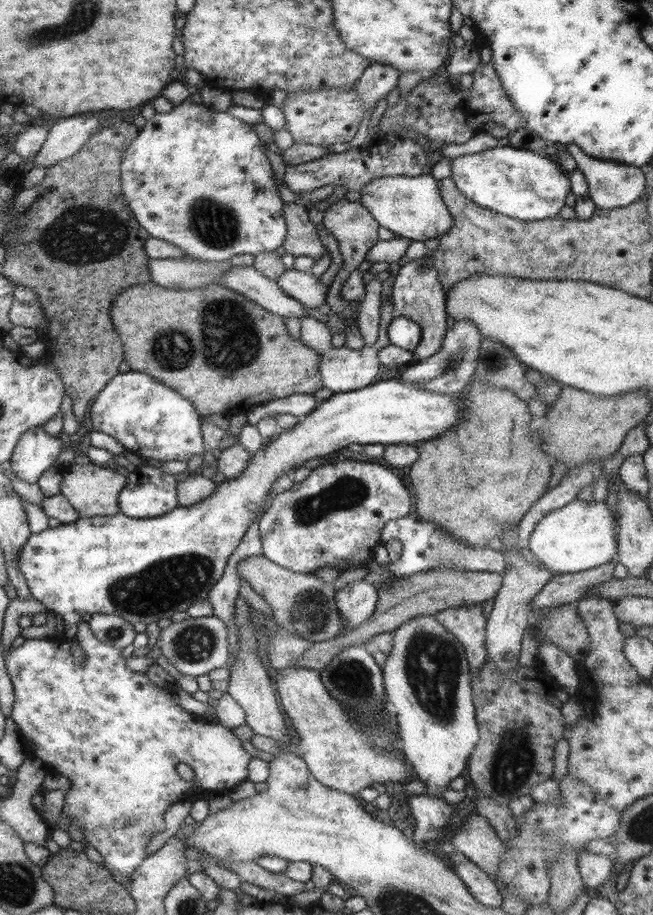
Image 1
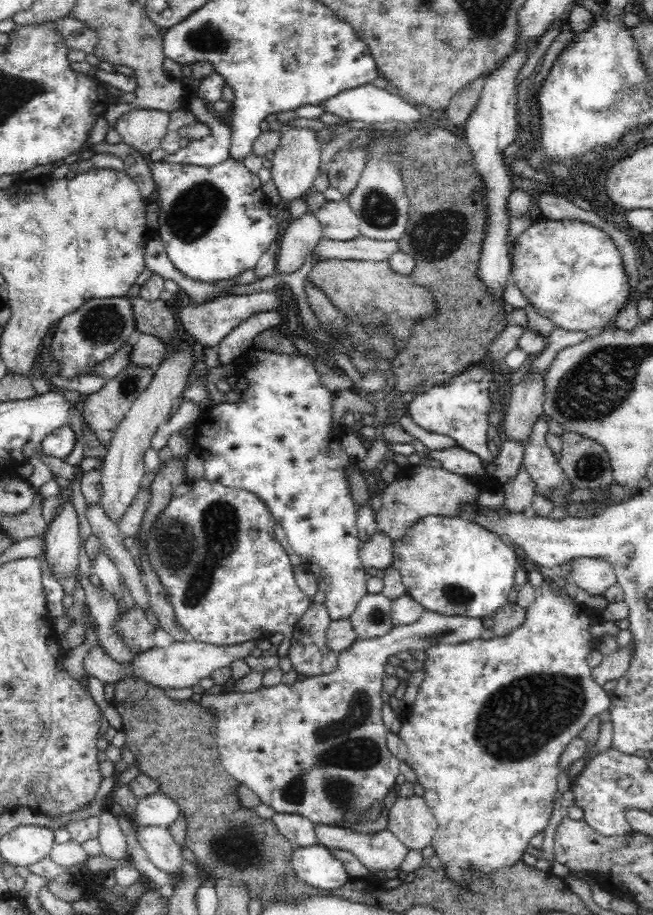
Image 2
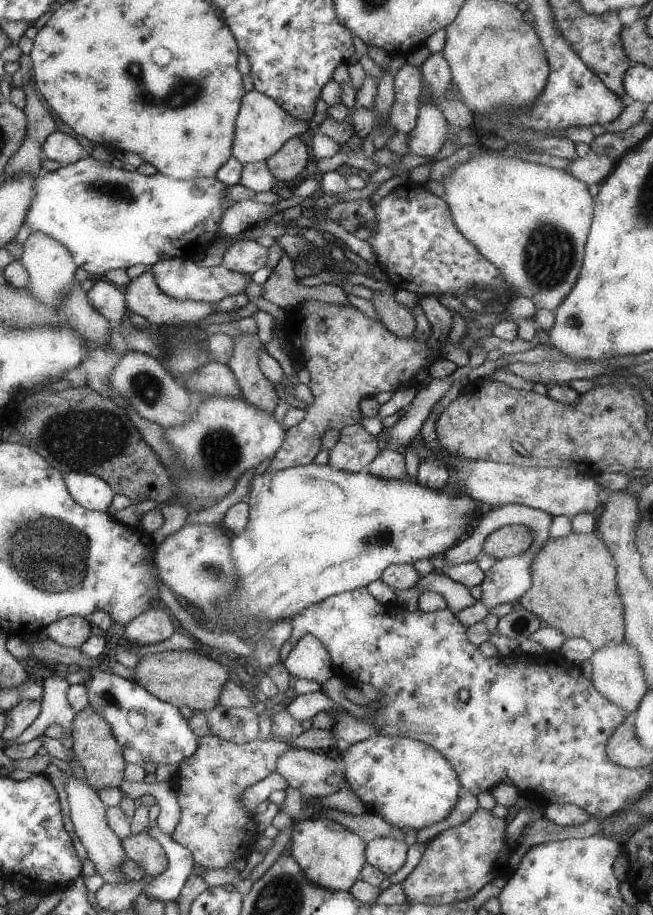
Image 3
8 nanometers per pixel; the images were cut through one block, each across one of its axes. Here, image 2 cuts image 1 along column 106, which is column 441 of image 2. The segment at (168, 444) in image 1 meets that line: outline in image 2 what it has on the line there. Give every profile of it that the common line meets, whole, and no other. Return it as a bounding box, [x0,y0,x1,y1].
[408,362,496,464]

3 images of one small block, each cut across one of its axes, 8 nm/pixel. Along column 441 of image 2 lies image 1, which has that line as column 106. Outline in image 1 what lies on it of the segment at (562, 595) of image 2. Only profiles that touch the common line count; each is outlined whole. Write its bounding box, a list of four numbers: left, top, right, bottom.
[5,622,251,884]

